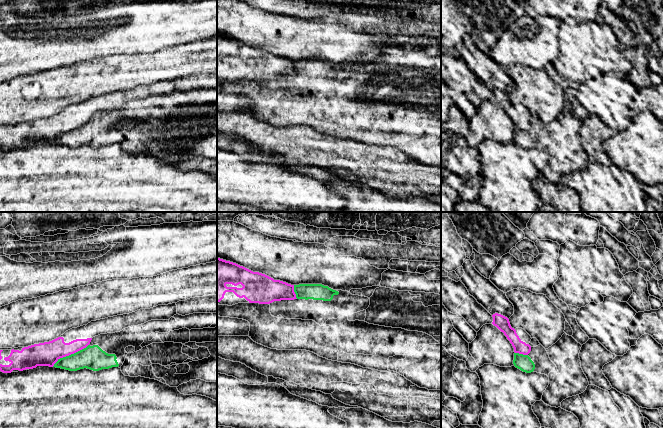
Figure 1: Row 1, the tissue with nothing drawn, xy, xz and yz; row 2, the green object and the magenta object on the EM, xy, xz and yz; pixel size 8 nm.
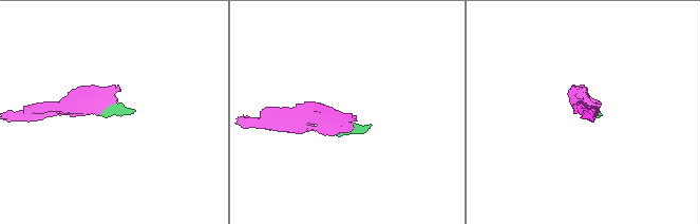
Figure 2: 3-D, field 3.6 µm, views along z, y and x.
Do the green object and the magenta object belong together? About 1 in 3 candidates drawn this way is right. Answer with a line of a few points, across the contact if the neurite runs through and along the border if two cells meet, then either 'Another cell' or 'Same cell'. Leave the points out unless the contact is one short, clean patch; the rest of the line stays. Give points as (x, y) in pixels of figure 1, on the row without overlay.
Line: xy (88, 120), (73, 129), (61, 133), (52, 142). Another cell

